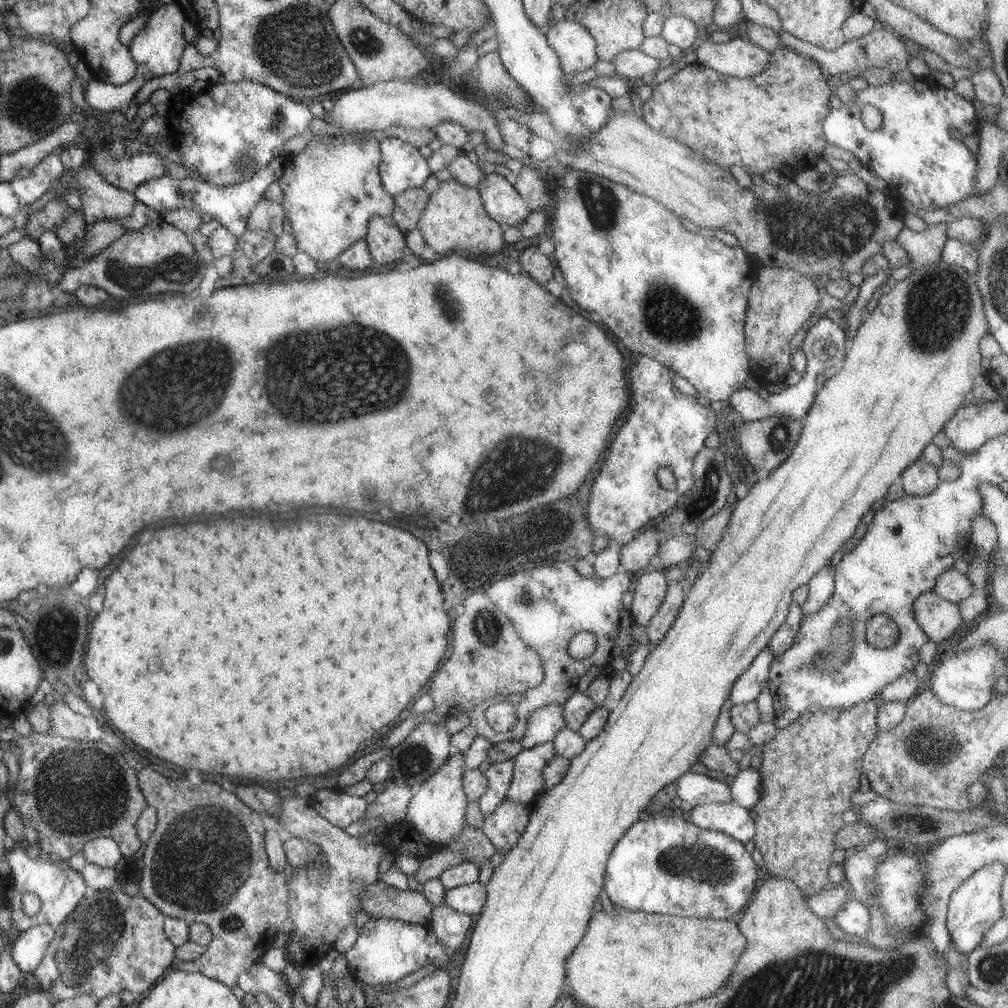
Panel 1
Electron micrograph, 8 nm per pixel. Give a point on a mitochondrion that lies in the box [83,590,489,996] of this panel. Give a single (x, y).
(205, 857)

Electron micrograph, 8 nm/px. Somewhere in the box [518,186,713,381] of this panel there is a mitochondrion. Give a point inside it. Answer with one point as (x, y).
(670, 318)

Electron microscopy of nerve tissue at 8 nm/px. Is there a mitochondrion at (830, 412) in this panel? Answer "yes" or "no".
no

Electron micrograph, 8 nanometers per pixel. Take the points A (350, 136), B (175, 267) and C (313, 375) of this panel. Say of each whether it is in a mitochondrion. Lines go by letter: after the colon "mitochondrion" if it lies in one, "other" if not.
A: other
B: mitochondrion
C: mitochondrion

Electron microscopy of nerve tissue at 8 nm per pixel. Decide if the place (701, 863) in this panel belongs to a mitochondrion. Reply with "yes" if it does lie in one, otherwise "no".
yes

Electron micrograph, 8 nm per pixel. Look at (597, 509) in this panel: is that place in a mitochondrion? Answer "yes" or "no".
yes

